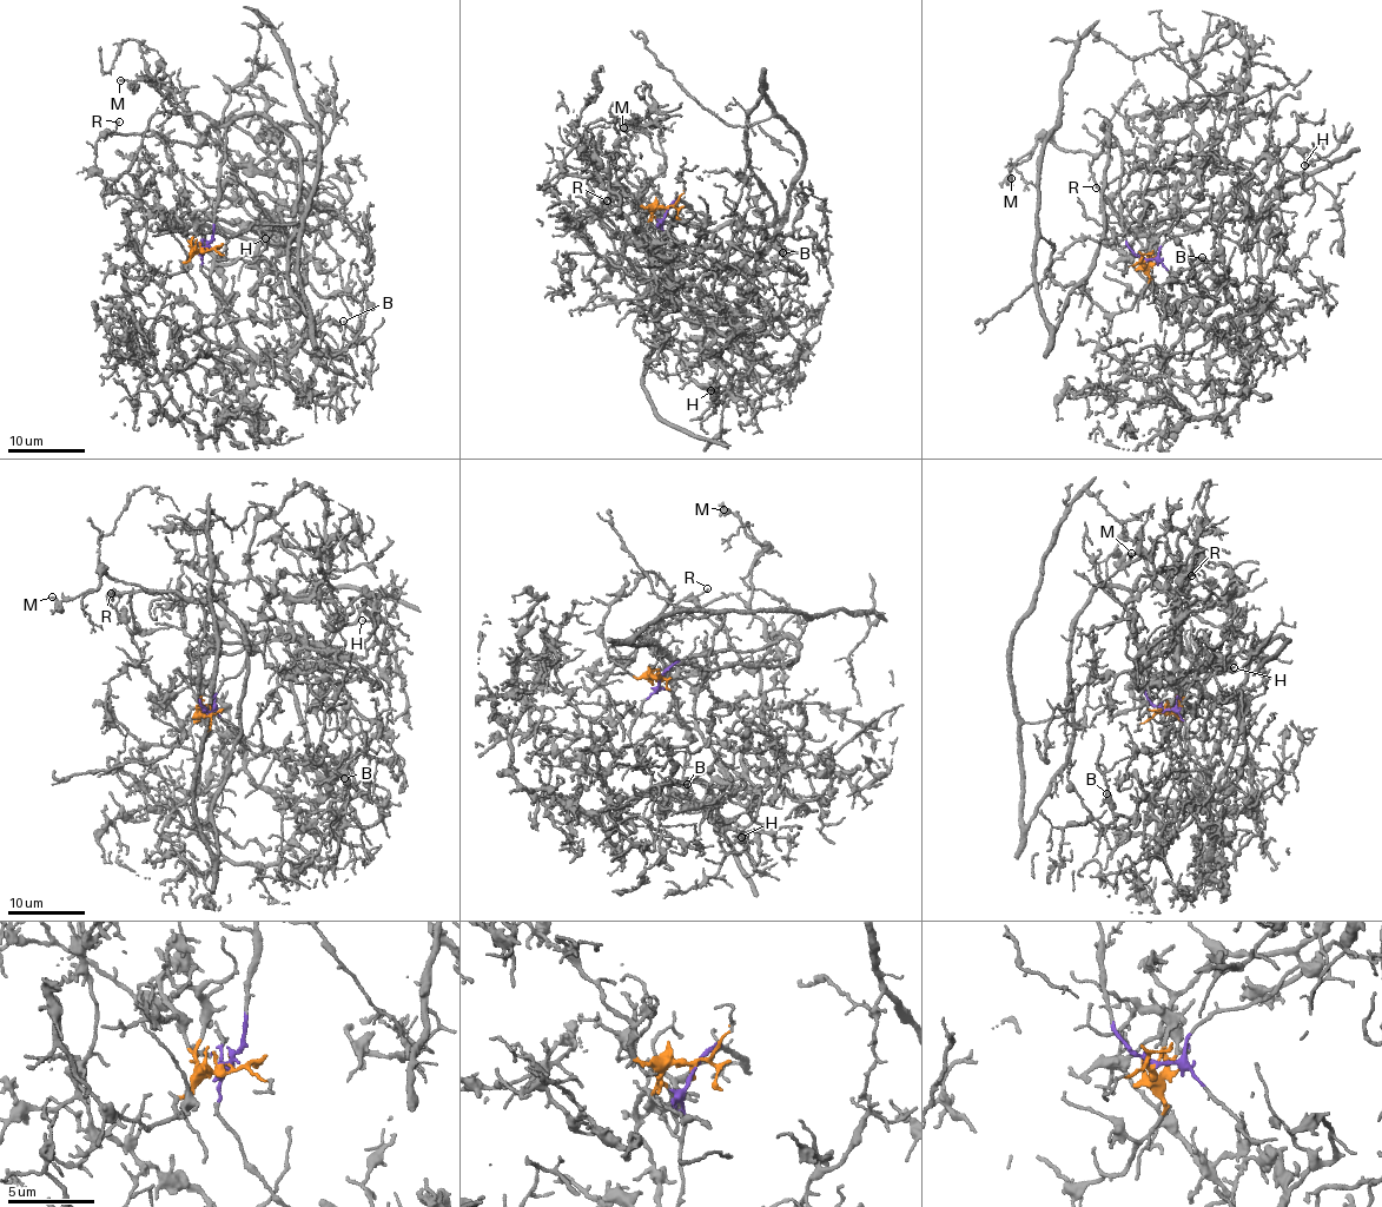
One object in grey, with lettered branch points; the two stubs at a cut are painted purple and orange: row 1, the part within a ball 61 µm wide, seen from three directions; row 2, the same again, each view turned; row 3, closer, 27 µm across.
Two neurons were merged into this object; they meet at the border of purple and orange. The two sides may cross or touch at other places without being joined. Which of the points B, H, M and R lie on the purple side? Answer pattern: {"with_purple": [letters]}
{"with_purple": ["M", "R"]}

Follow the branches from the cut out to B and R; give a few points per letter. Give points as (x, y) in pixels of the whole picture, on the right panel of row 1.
B: (1144, 261), (1169, 216), (1238, 183), (1255, 221), (1229, 218), (1220, 252), (1202, 257)
R: (1144, 261), (1125, 237), (1119, 145), (1106, 143), (1089, 167), (1103, 197), (1132, 235), (1135, 229), (1095, 186)

